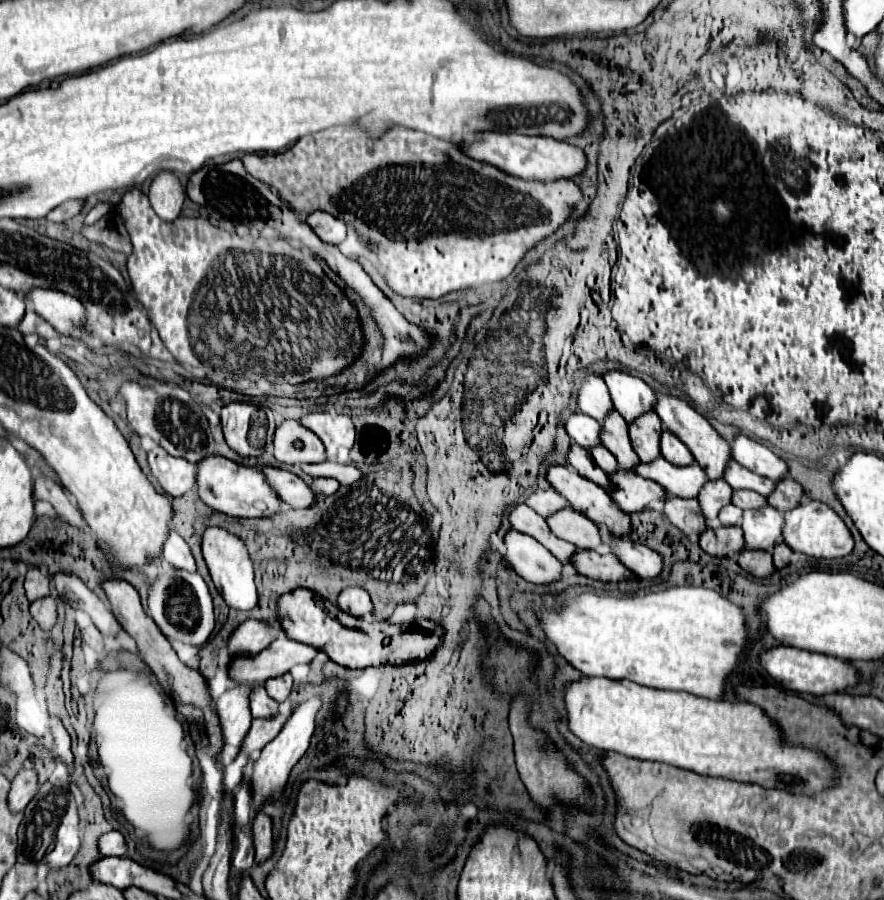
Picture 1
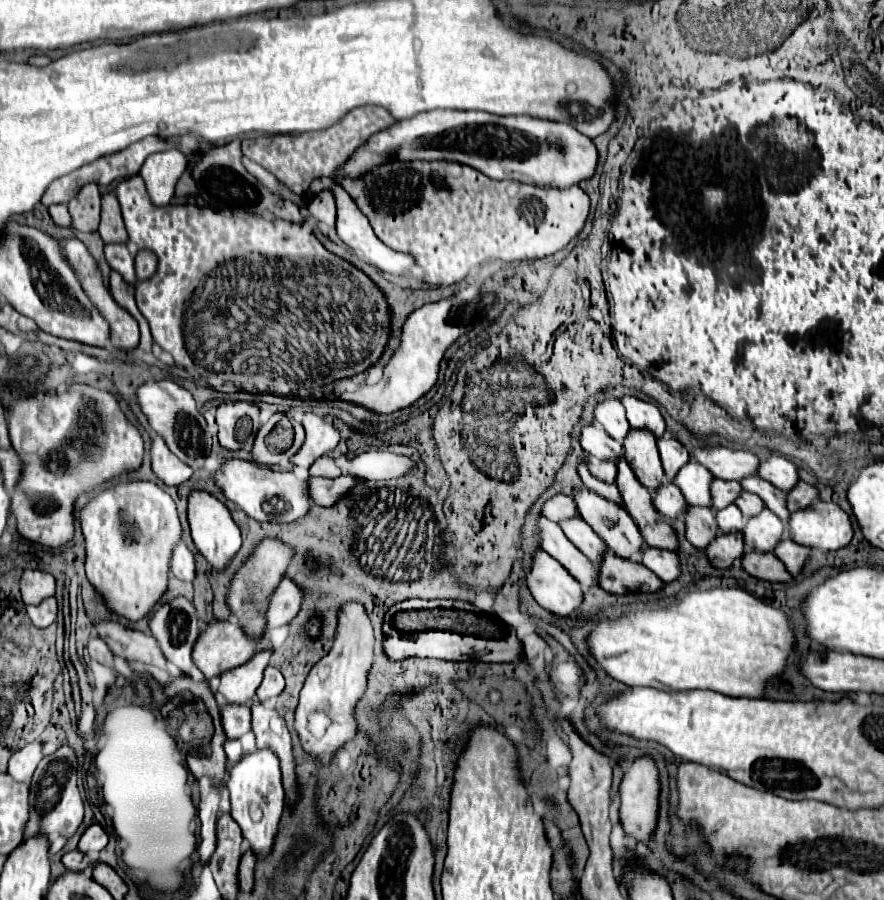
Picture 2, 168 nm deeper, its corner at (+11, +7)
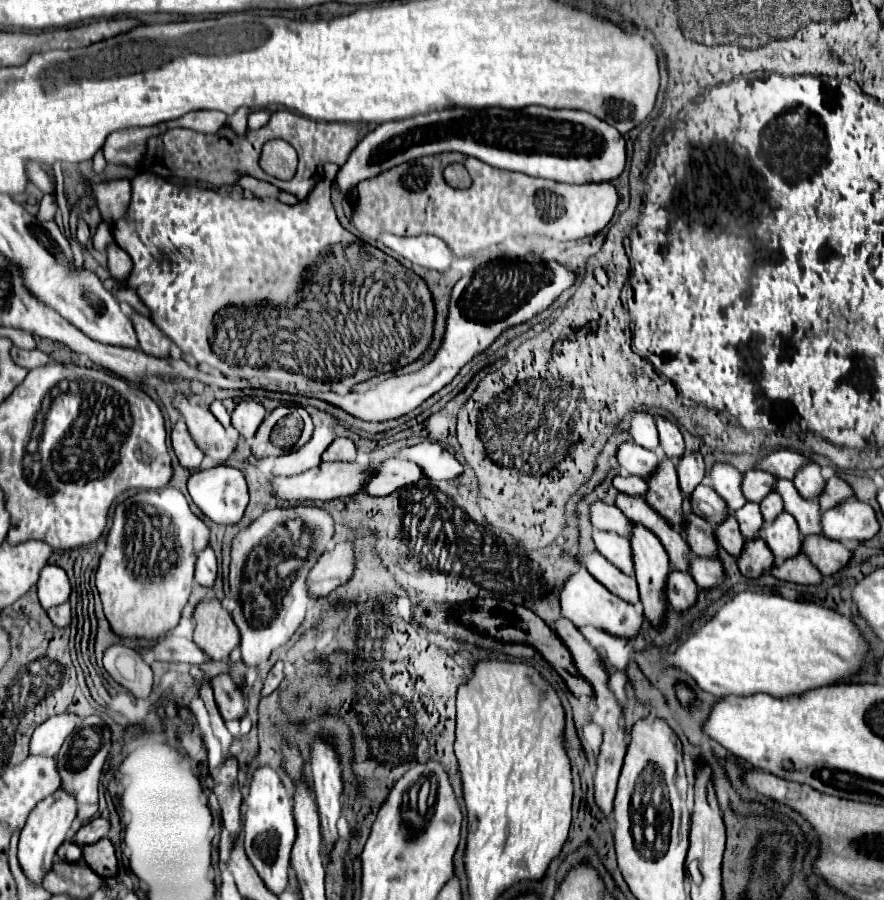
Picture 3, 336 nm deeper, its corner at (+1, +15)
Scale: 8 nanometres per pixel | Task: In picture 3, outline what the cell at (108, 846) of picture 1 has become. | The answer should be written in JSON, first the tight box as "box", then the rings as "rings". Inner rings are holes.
{"box":[71,816,109,848],"rings":[[[97,816],[97,818],[89,820],[87,824],[83,824],[83,826],[79,828],[79,830],[73,834],[71,842],[75,842],[77,846],[83,848],[83,846],[93,844],[93,842],[97,842],[99,838],[107,836],[107,832],[109,832],[109,820]]]}

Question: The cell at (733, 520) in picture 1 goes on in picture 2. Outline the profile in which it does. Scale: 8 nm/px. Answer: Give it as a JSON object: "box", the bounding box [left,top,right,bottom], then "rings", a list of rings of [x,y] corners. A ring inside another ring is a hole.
{"box":[715,504,747,532],"rings":[[[729,504],[727,508],[719,510],[715,514],[715,518],[717,518],[721,532],[741,532],[745,528],[745,522],[747,522],[735,504]]]}

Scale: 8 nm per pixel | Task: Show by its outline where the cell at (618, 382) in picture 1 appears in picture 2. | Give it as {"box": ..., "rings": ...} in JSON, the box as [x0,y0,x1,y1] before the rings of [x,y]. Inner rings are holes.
{"box":[621,396,665,438],"rings":[[[621,396],[621,404],[627,412],[627,420],[633,428],[647,428],[651,430],[657,438],[663,436],[665,432],[665,420],[657,408],[655,402],[645,402],[645,400],[639,400],[635,396]]]}

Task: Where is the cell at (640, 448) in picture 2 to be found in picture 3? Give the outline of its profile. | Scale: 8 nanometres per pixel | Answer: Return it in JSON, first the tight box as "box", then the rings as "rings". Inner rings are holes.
{"box":[645,458,685,526],"rings":[[[663,458],[657,472],[649,478],[649,492],[645,500],[649,500],[649,506],[655,512],[661,512],[665,520],[673,526],[685,524],[685,512],[683,512],[683,494],[677,482],[675,464],[669,458]]]}

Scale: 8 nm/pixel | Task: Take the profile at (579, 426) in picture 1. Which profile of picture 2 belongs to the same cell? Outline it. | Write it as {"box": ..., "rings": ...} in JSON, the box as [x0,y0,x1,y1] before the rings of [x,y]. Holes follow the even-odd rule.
{"box":[579,424,623,460],"rings":[[[587,424],[583,426],[583,432],[579,434],[579,444],[585,452],[599,460],[619,460],[623,456],[621,444],[617,444],[599,424]]]}

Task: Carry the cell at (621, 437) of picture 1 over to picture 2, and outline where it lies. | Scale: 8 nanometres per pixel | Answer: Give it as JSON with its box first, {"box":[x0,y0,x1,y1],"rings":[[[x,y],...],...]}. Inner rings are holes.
{"box":[617,458,677,550],"rings":[[[625,458],[617,460],[617,488],[623,498],[623,508],[629,512],[629,516],[635,520],[635,524],[641,530],[643,540],[653,548],[673,550],[677,548],[677,538],[671,530],[671,524],[667,518],[659,516],[655,512],[651,502],[651,492],[635,480],[635,474],[631,472]]]}

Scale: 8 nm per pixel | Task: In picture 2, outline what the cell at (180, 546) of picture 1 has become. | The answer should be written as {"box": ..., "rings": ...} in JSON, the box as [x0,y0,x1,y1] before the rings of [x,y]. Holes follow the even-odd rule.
{"box":[169,542,195,582],"rings":[[[183,542],[175,546],[175,552],[171,552],[169,568],[171,568],[171,574],[175,574],[179,580],[191,582],[195,578],[195,560]]]}

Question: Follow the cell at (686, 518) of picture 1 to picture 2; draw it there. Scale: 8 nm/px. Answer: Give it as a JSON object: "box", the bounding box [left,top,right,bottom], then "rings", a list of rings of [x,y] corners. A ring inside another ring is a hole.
{"box":[685,506,719,548],"rings":[[[687,506],[685,512],[685,538],[695,546],[703,548],[709,544],[711,538],[719,532],[715,514],[711,516],[711,508],[703,506]]]}

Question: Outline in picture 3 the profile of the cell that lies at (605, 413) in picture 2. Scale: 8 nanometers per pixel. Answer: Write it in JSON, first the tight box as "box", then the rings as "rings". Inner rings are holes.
{"box":[631,412,659,450],"rings":[[[635,412],[631,420],[631,436],[633,440],[649,450],[659,448],[659,436],[657,436],[657,426],[655,420],[647,412]]]}

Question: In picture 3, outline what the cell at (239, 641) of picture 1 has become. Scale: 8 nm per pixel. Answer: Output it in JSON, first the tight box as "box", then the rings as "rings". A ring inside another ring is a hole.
{"box":[309,542,355,596],"rings":[[[339,542],[331,552],[323,554],[309,574],[309,590],[317,596],[327,596],[351,580],[355,570],[353,542]]]}

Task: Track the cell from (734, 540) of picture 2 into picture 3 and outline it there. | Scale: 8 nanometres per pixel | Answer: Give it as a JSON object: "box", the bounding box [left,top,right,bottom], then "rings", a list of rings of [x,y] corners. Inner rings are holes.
{"box":[737,538,775,578],"rings":[[[755,538],[747,540],[743,554],[737,558],[737,562],[743,576],[759,578],[761,574],[769,572],[769,568],[773,568],[775,556],[769,552],[769,546],[761,538]]]}

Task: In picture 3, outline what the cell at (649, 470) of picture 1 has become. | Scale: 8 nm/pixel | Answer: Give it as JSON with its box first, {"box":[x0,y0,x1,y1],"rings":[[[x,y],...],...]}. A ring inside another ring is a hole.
{"box":[709,464,747,512],"rings":[[[715,464],[713,470],[709,472],[709,478],[713,482],[715,492],[727,502],[731,512],[735,512],[747,504],[747,500],[741,492],[743,474],[737,468],[733,468],[731,464]]]}

